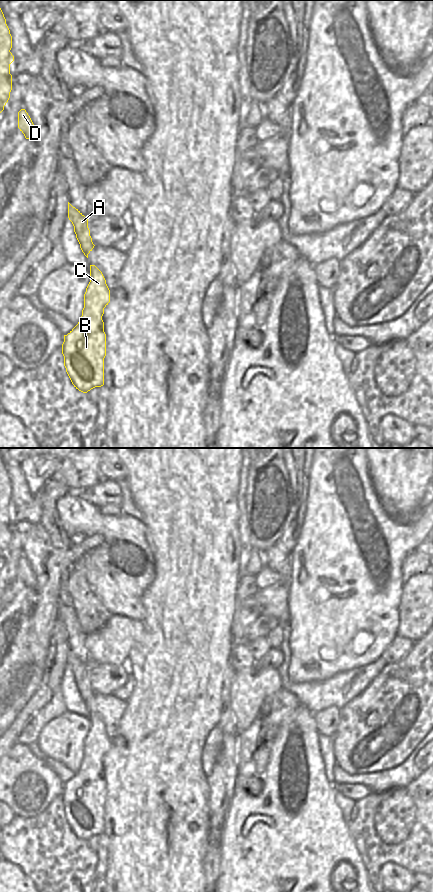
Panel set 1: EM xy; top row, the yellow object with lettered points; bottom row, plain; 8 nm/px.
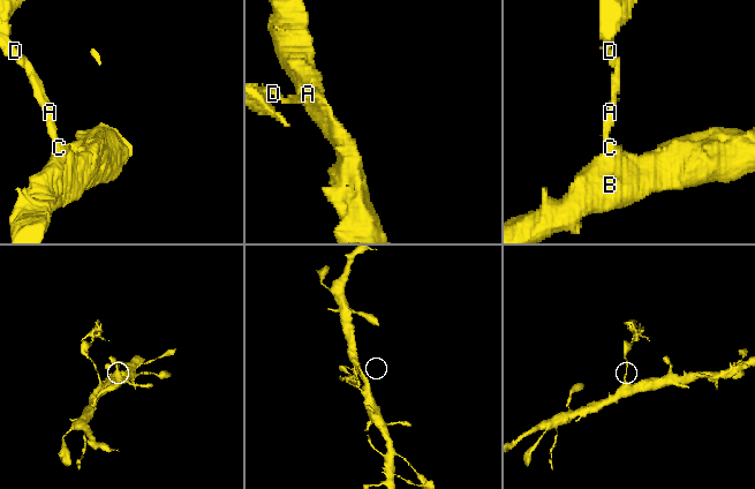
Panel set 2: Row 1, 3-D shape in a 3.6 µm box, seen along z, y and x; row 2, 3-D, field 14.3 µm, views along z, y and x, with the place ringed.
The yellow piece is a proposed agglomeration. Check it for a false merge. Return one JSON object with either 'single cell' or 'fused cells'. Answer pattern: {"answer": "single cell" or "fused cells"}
{"answer": "fused cells"}

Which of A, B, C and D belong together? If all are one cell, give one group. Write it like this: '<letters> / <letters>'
A D / B C

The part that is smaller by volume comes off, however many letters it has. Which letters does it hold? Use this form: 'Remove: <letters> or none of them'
Remove: A, D.

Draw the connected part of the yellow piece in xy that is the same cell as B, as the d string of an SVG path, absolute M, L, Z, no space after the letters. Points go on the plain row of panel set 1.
M90 718L90 730L84 742L84 756L82 764L78 772L67 782L64 783L62 792L62 802L64 804L64 814L66 820L76 837L83 841L87 841L95 835L104 833L104 806L106 804L106 782L104 780L104 770L102 764L104 756L110 750L110 738L106 732L106 728L101 719L93 721Z

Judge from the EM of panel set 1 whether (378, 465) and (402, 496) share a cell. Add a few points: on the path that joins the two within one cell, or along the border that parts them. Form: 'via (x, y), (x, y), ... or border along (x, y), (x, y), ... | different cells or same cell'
via (386, 473), (401, 488) | same cell

